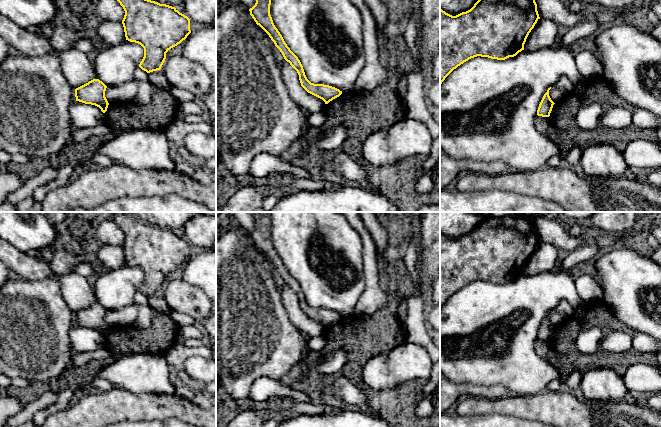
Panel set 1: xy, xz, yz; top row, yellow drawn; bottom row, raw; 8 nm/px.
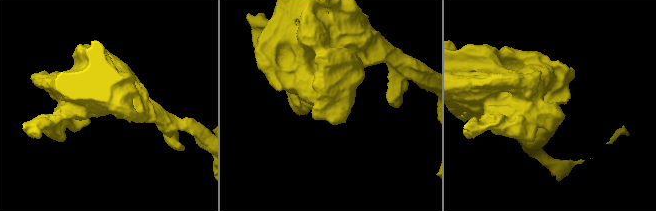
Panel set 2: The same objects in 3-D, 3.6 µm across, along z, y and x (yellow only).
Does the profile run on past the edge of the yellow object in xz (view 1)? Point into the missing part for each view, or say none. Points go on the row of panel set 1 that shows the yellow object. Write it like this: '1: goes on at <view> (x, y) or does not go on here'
1: does not go on here

